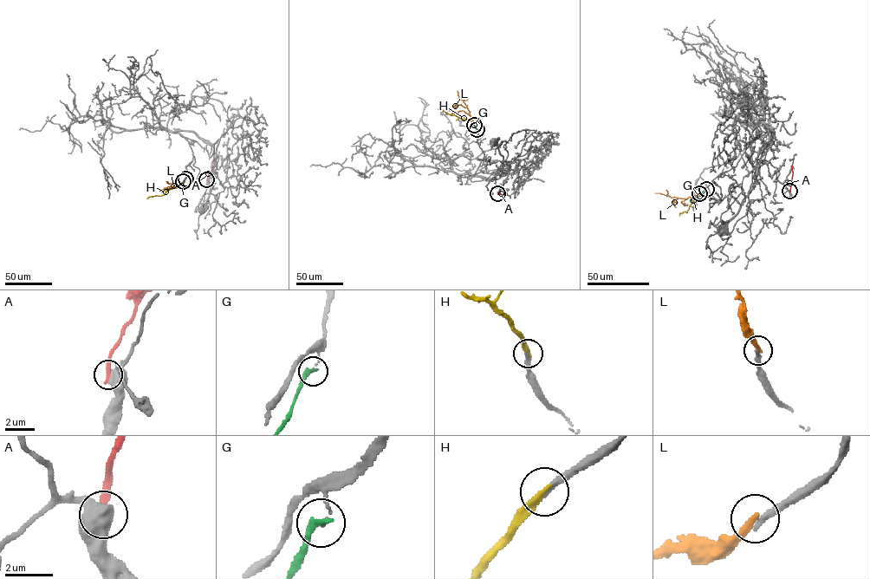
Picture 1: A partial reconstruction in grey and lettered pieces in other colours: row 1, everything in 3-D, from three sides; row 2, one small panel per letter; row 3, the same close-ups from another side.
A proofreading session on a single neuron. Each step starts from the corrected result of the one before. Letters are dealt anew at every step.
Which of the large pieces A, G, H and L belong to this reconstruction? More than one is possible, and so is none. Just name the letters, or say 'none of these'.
H

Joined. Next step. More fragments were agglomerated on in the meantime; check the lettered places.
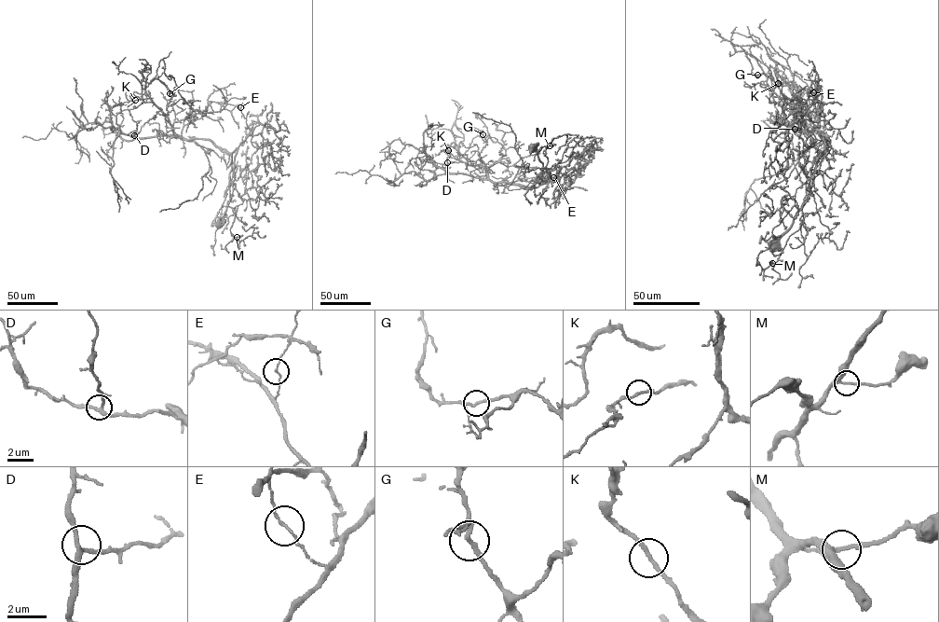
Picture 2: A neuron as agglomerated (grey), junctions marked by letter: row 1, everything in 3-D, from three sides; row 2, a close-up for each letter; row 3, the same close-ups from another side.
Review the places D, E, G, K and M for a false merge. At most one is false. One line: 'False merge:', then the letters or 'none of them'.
False merge: E

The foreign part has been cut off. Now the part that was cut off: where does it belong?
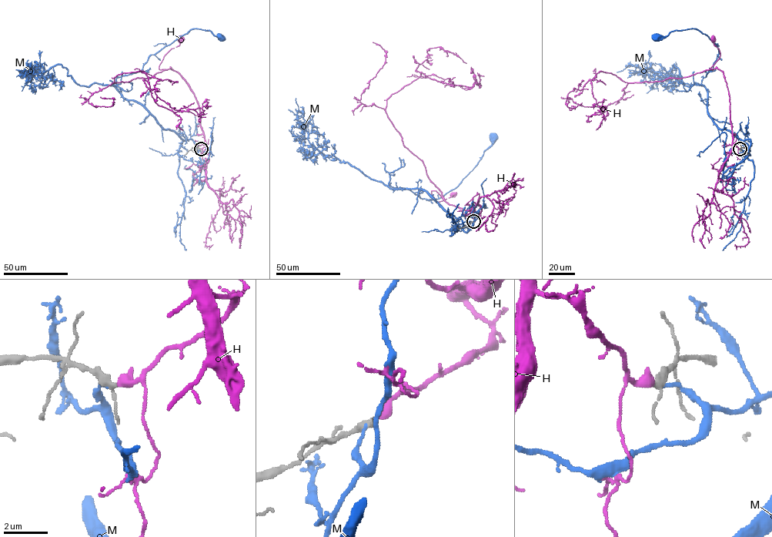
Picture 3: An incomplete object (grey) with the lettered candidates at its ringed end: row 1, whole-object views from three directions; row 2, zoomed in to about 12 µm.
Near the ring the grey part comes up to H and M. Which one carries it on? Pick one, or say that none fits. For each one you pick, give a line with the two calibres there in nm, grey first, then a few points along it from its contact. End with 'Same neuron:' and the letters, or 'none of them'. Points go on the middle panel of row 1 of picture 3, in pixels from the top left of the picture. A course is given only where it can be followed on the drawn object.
H: 260 nm thick on the grey side, 480 nm on the other; it runs (473, 221), (480, 216), (447, 203), (436, 191), (431, 191), (437, 202), (453, 194)
Same neuron: H

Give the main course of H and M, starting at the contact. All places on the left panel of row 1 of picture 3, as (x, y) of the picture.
H: (201, 149), (208, 144), (194, 92), (177, 72), (158, 68), (165, 55), (178, 45), (181, 38)
M: (200, 149), (127, 100), (115, 78), (137, 72), (193, 28), (220, 37)

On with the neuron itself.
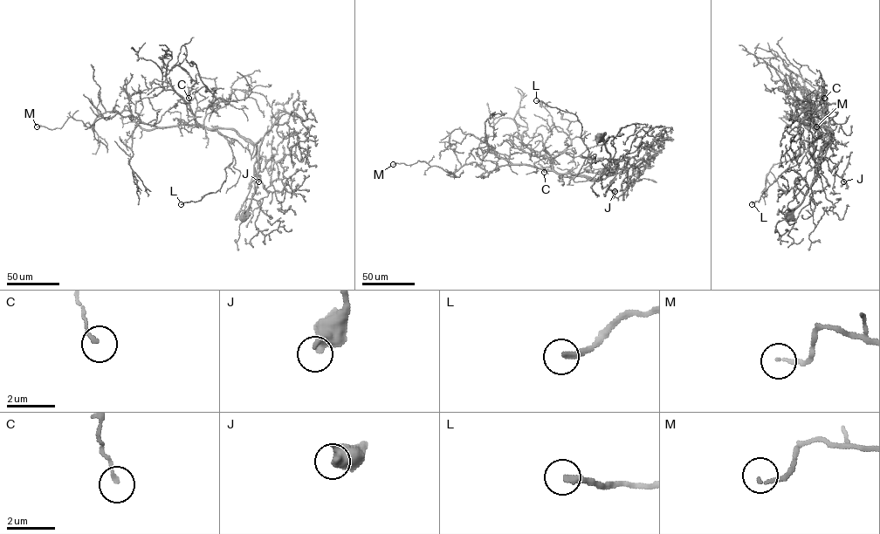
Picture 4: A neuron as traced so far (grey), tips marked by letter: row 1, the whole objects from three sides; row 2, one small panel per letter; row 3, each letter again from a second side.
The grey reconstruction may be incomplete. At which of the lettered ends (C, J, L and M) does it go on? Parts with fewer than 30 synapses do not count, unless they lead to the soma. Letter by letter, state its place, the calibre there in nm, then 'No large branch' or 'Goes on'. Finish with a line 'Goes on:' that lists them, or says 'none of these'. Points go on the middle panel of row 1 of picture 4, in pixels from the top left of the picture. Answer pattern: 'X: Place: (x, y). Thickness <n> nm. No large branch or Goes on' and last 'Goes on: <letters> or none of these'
C: Place: (544, 172). Thickness 140 nm. No large branch
J: Place: (615, 191). Thickness 550 nm. No large branch
L: Place: (536, 100). Thickness 240 nm. No large branch
M: Place: (393, 164). Thickness 110 nm. No large branch
Goes on: none of these

